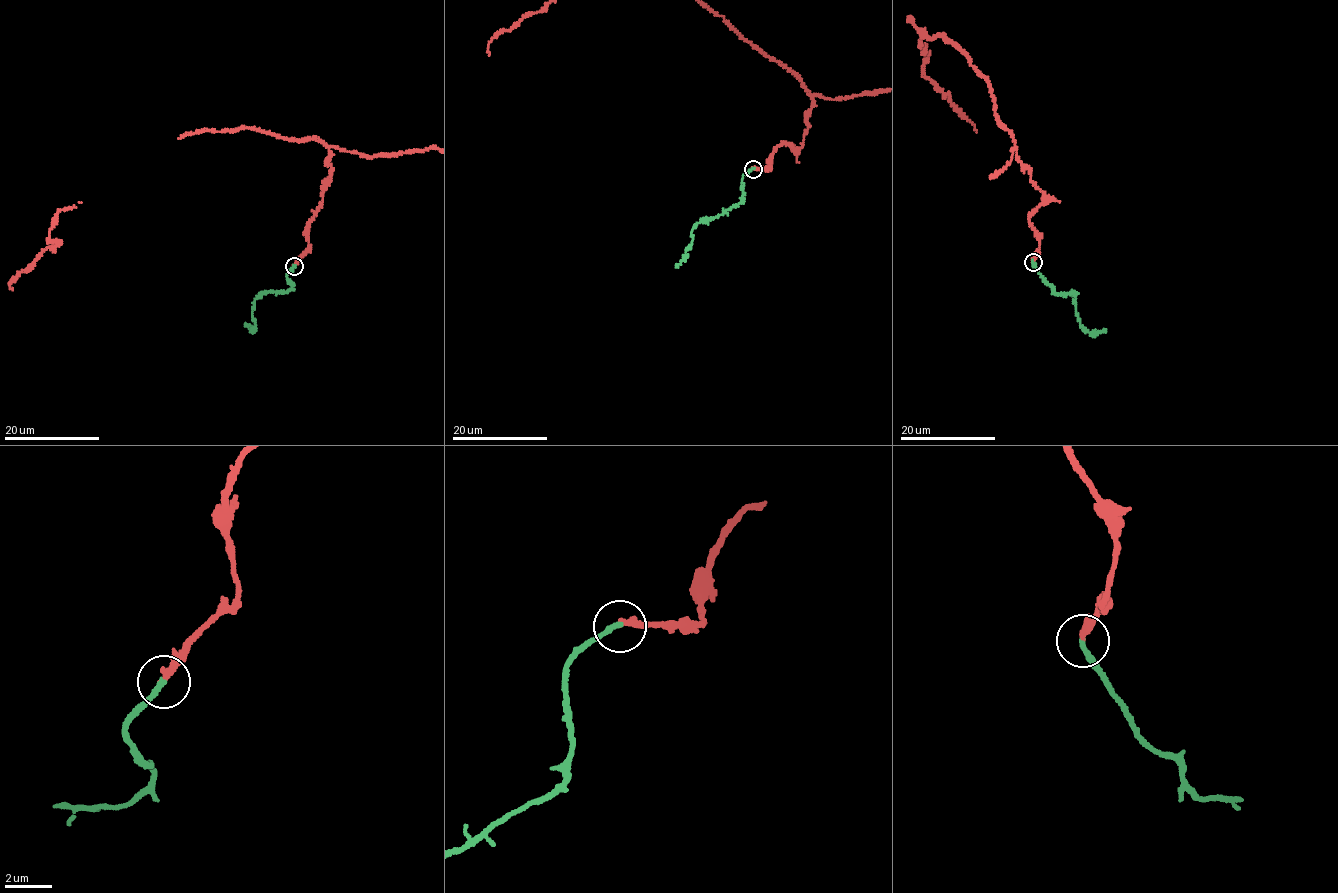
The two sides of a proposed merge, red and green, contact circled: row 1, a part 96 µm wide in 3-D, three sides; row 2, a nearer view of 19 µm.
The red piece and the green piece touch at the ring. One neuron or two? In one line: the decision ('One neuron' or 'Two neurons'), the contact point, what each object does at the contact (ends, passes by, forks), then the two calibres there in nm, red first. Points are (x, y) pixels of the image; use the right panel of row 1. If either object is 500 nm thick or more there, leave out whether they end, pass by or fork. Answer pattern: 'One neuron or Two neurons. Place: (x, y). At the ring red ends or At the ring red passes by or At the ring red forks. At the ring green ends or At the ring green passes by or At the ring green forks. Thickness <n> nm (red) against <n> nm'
One neuron. Place: (1033, 262). At the ring red ends. At the ring green ends. Thickness 200 nm (red) against 240 nm

